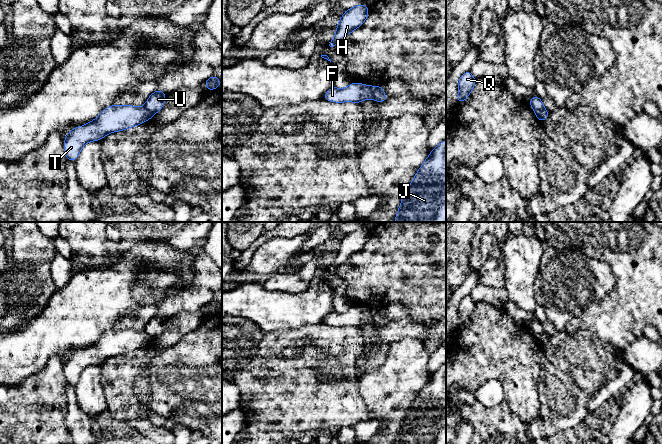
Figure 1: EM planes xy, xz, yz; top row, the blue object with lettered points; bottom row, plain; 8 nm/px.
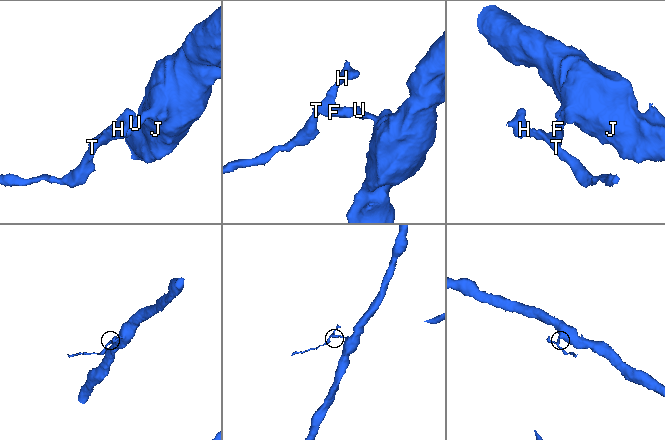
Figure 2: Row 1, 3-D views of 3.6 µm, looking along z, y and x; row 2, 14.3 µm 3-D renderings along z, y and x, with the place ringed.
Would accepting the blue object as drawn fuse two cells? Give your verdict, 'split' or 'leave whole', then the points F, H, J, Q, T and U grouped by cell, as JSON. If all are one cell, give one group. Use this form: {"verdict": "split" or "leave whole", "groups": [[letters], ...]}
{"verdict": "split", "groups": [["F", "H", "Q", "T"], ["J", "U"]]}

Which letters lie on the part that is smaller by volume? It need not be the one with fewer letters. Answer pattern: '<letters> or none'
F, H, Q, T

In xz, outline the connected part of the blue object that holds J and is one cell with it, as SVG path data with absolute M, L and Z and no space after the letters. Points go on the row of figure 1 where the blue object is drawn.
M446 140L418 169L402 195L395 222L446 222Z

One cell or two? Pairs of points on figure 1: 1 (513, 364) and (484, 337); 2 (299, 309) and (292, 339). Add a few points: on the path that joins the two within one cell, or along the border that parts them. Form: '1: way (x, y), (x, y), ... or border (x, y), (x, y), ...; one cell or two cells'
1: way (506, 357), (491, 344); one cell
2: border (317, 324), (271, 332); two cells

